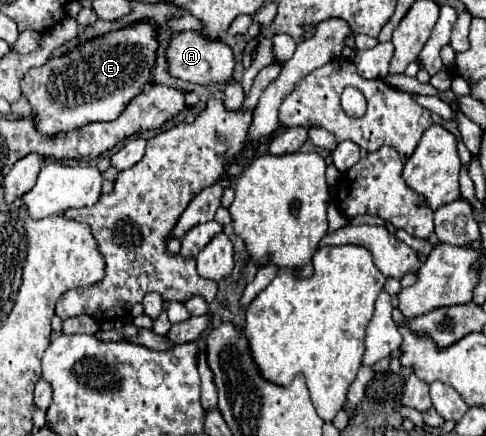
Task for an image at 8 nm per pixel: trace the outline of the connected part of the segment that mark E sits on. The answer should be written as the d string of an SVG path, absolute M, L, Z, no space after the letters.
M140 23L92 39L64 57L50 59L50 63L42 67L32 67L20 81L20 87L22 95L32 105L38 131L51 136L74 131L92 121L116 119L126 103L148 85L156 47L158 43L152 25Z

